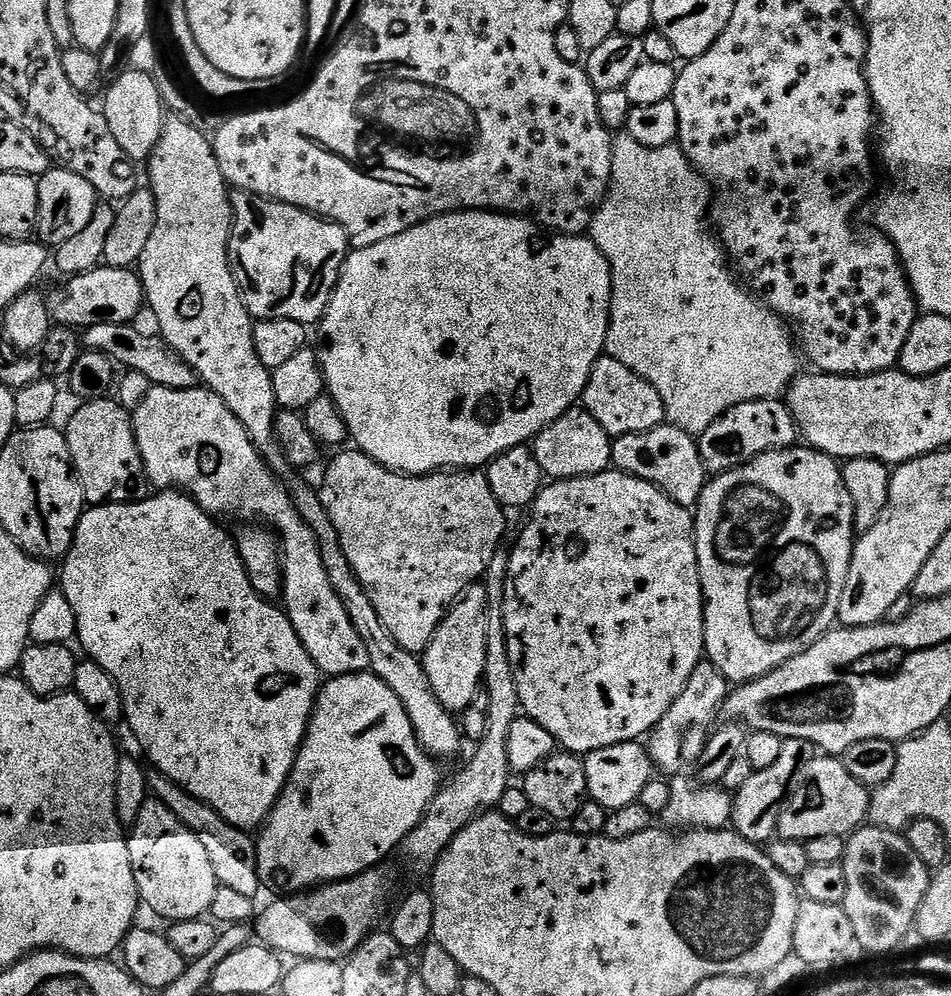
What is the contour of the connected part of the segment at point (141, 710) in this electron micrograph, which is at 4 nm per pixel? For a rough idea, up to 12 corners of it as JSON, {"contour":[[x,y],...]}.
{"contour":[[179,490],[58,584],[149,765],[256,830],[322,674]]}

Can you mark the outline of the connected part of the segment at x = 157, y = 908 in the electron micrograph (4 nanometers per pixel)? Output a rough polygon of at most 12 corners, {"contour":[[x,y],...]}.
{"contour":[[149,798],[130,828],[134,882],[167,922],[211,913],[202,842]]}

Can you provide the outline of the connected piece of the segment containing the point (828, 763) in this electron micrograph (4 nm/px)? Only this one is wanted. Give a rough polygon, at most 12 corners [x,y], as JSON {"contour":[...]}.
{"contour":[[817,754],[778,818],[781,840],[847,837],[869,789]]}

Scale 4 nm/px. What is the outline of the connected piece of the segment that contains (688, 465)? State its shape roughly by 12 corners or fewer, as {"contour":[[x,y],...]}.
{"contour":[[667,422],[615,437],[615,471],[695,509],[710,476],[697,437]]}

